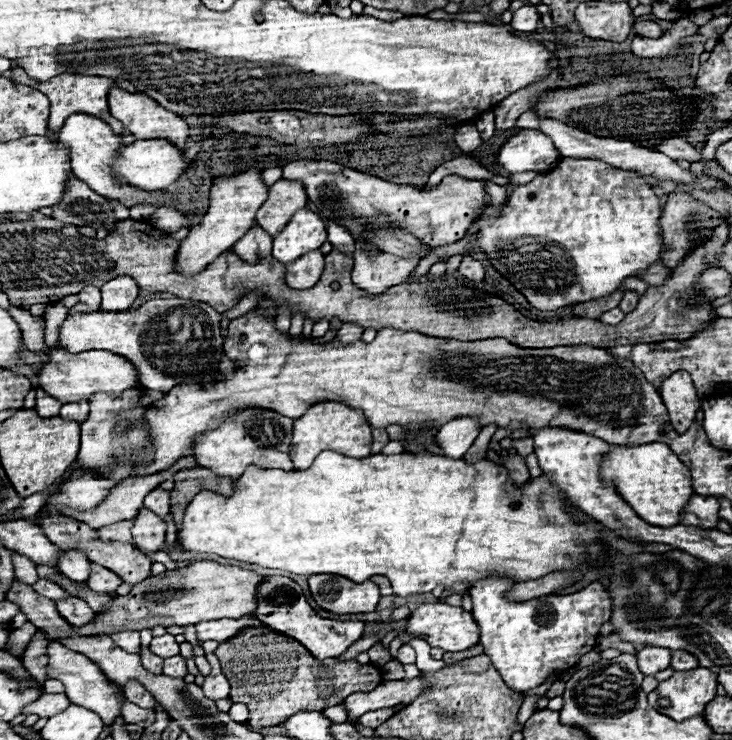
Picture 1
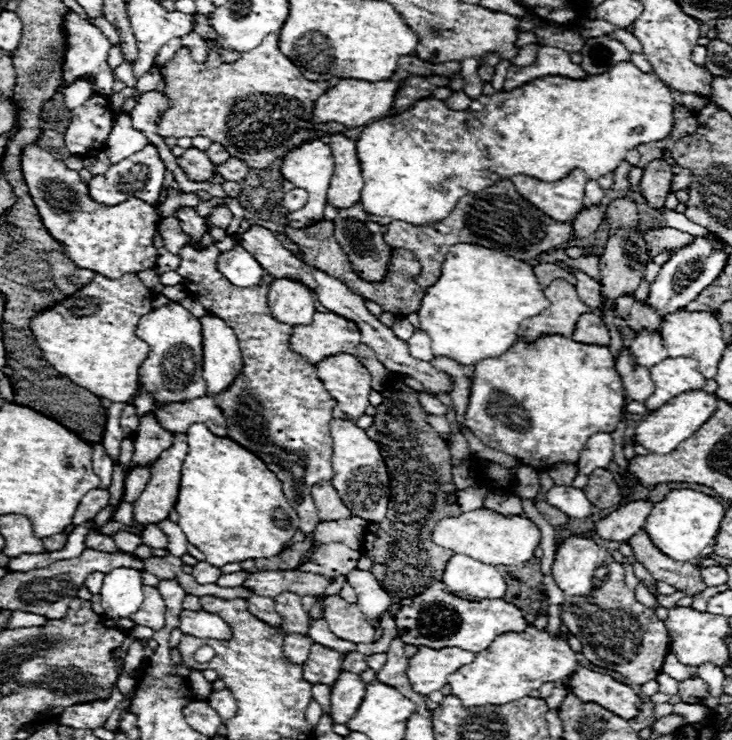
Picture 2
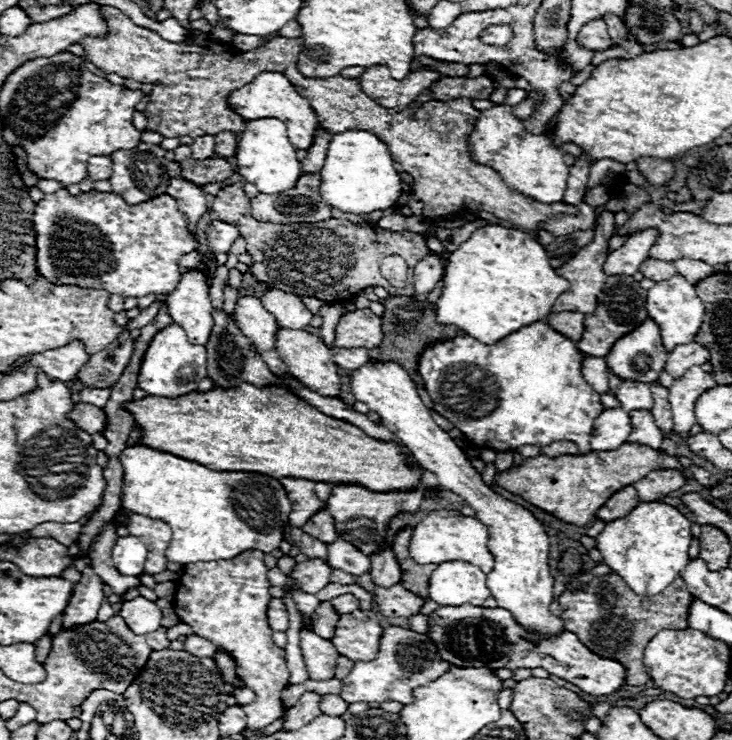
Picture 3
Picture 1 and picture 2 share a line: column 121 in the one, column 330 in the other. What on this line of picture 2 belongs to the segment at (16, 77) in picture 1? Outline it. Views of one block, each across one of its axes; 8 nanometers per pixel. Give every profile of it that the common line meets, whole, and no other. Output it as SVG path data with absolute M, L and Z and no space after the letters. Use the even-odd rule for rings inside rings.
M270 34L258 48L250 52L242 52L240 60L232 64L220 64L218 68L206 68L204 64L194 62L190 56L190 50L182 46L180 52L176 52L174 58L166 62L164 76L166 76L166 92L172 98L172 108L168 110L168 114L164 114L164 120L158 122L158 134L164 138L166 136L174 136L174 138L206 136L226 146L230 156L240 158L250 168L264 170L276 158L282 158L282 154L286 154L296 144L302 144L310 138L318 138L320 134L326 134L326 132L332 134L332 132L348 130L338 122L328 122L326 126L320 126L316 132L310 128L314 102L328 86L326 82L306 80L300 74L300 70L286 56L280 54L278 34Z

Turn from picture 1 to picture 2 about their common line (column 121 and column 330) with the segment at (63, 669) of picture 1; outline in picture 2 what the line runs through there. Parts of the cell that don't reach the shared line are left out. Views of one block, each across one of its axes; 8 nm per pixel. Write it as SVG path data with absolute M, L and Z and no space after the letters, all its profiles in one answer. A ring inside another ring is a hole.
M342 672L330 690L330 716L334 724L346 724L362 704L366 684L354 672Z

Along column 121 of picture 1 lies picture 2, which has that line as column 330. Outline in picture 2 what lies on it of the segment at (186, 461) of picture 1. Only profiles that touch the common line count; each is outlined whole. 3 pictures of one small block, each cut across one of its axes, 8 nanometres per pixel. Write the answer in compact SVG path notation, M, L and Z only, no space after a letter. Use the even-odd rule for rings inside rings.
M318 482L310 490L312 500L318 508L318 518L320 522L336 522L336 520L346 520L352 518L350 510L346 510L344 502L340 500L338 492L330 482Z

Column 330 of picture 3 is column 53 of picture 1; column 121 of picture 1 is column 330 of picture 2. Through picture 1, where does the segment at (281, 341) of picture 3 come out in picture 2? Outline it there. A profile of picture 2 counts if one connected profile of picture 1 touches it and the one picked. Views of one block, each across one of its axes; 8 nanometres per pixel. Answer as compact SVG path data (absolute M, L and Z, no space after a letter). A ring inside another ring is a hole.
M334 354L316 364L316 374L350 420L356 420L366 412L372 376L358 358L352 354Z

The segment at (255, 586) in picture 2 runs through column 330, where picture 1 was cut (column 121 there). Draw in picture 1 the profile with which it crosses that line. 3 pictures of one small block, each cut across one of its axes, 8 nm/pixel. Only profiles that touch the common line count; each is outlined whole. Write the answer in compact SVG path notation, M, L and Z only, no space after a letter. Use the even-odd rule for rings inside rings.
M90 566L90 578L86 580L88 588L94 592L108 592L108 594L116 594L116 588L122 584L122 580L112 574L112 570L104 568L104 566Z

